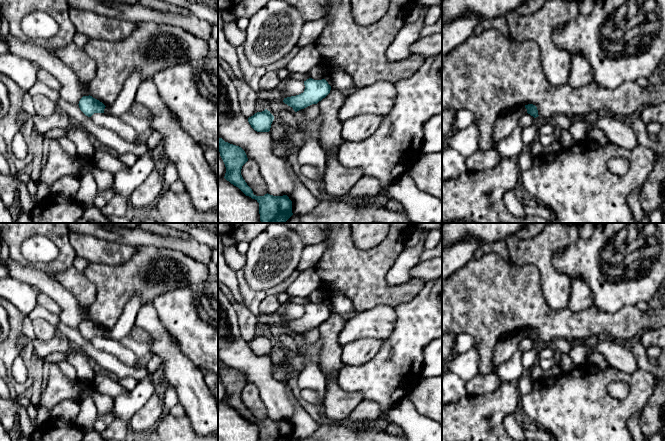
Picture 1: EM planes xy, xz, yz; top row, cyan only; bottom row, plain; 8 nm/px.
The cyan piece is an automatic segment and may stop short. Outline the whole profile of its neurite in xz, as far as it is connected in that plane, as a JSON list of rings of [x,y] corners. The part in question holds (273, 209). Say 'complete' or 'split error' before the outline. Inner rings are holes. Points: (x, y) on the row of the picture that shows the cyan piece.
complete; [[[218,139],[220,156],[225,164],[224,178],[238,187],[246,196],[259,203],[261,223],[285,223],[292,215],[292,201],[287,195],[273,196],[265,194],[256,196],[241,175],[242,166],[248,161],[245,151],[236,145]]]

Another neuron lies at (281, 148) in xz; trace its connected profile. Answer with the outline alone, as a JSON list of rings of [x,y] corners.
[[[272,140],[272,151],[275,156],[287,160],[290,155],[291,146],[285,140]]]

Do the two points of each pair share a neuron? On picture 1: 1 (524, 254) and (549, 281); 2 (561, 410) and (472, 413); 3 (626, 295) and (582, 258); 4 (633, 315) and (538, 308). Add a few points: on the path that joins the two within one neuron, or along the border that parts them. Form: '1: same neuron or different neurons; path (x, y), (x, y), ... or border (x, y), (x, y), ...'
1: same neuron; path (532, 255), (548, 273)
2: different neurons; border (519, 396), (520, 402)
3: same neuron; path (612, 289), (601, 289), (598, 286), (596, 272)
4: same neuron; path (609, 323), (560, 323)

